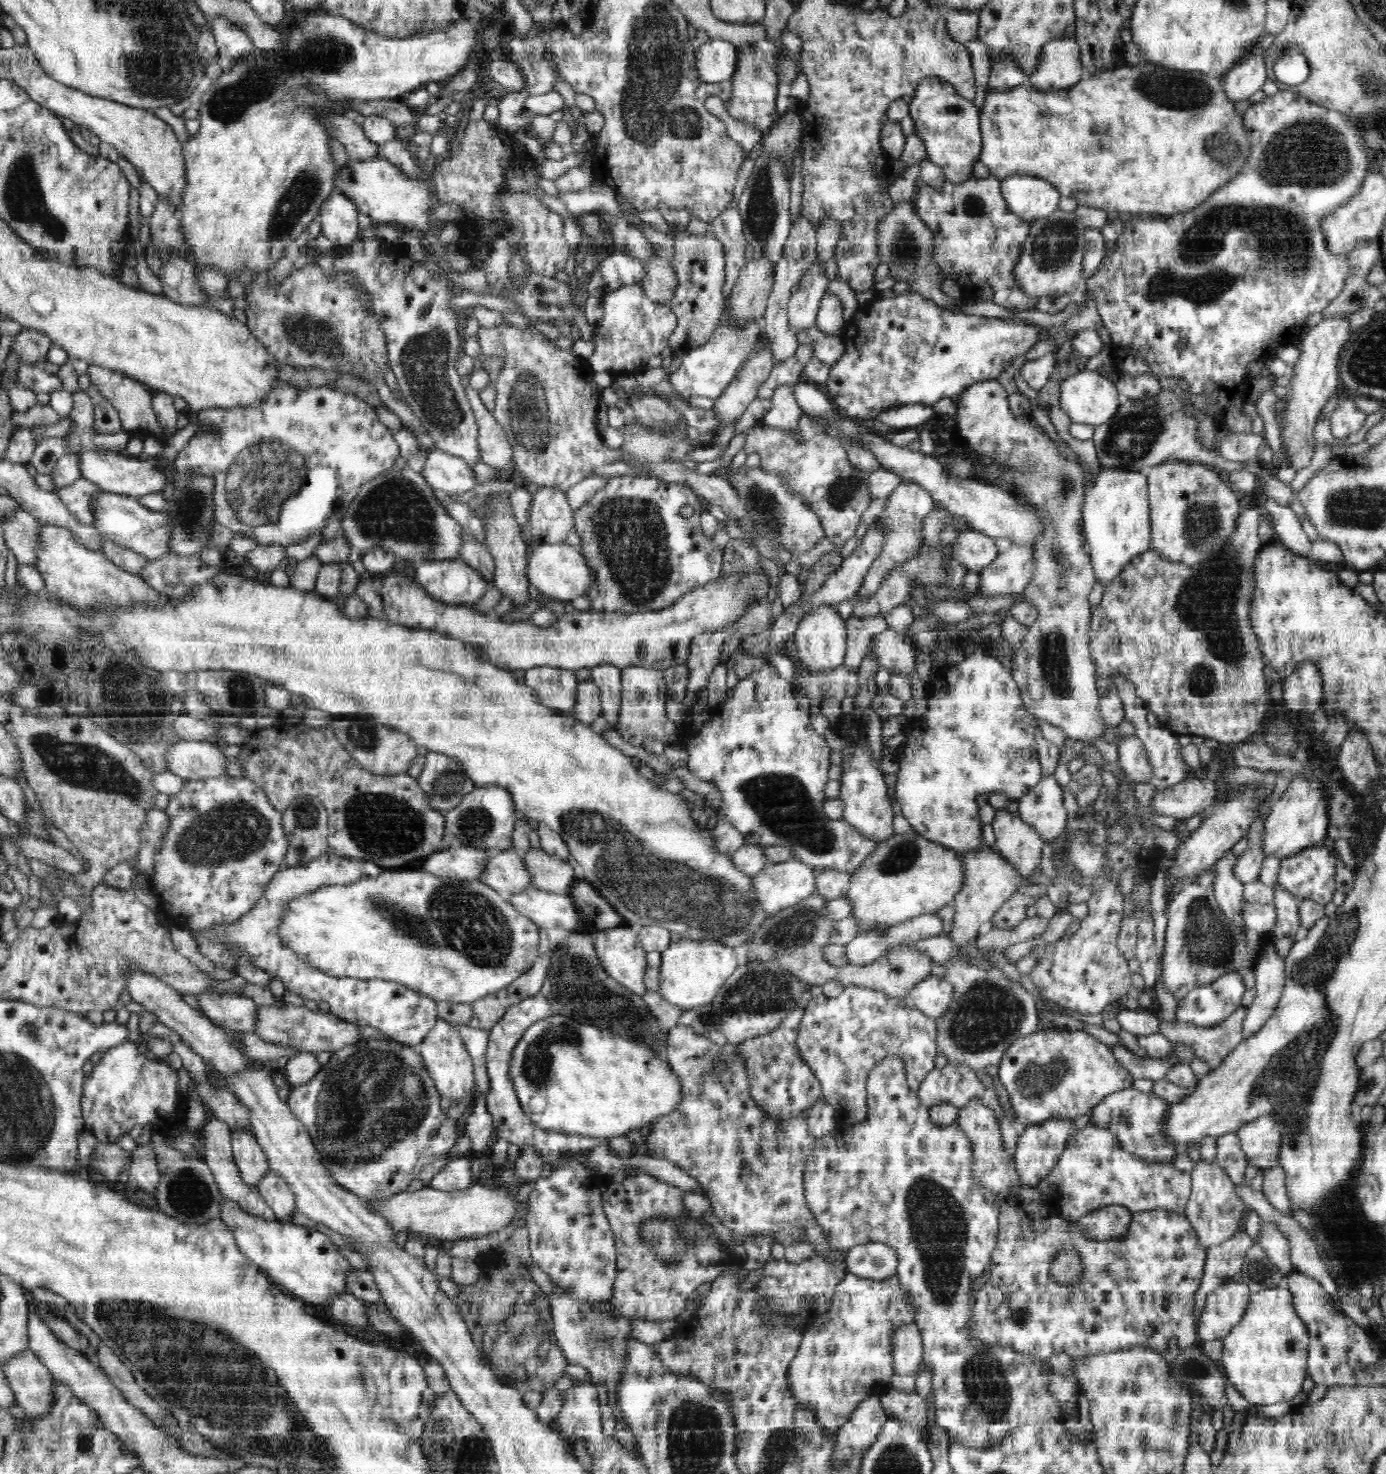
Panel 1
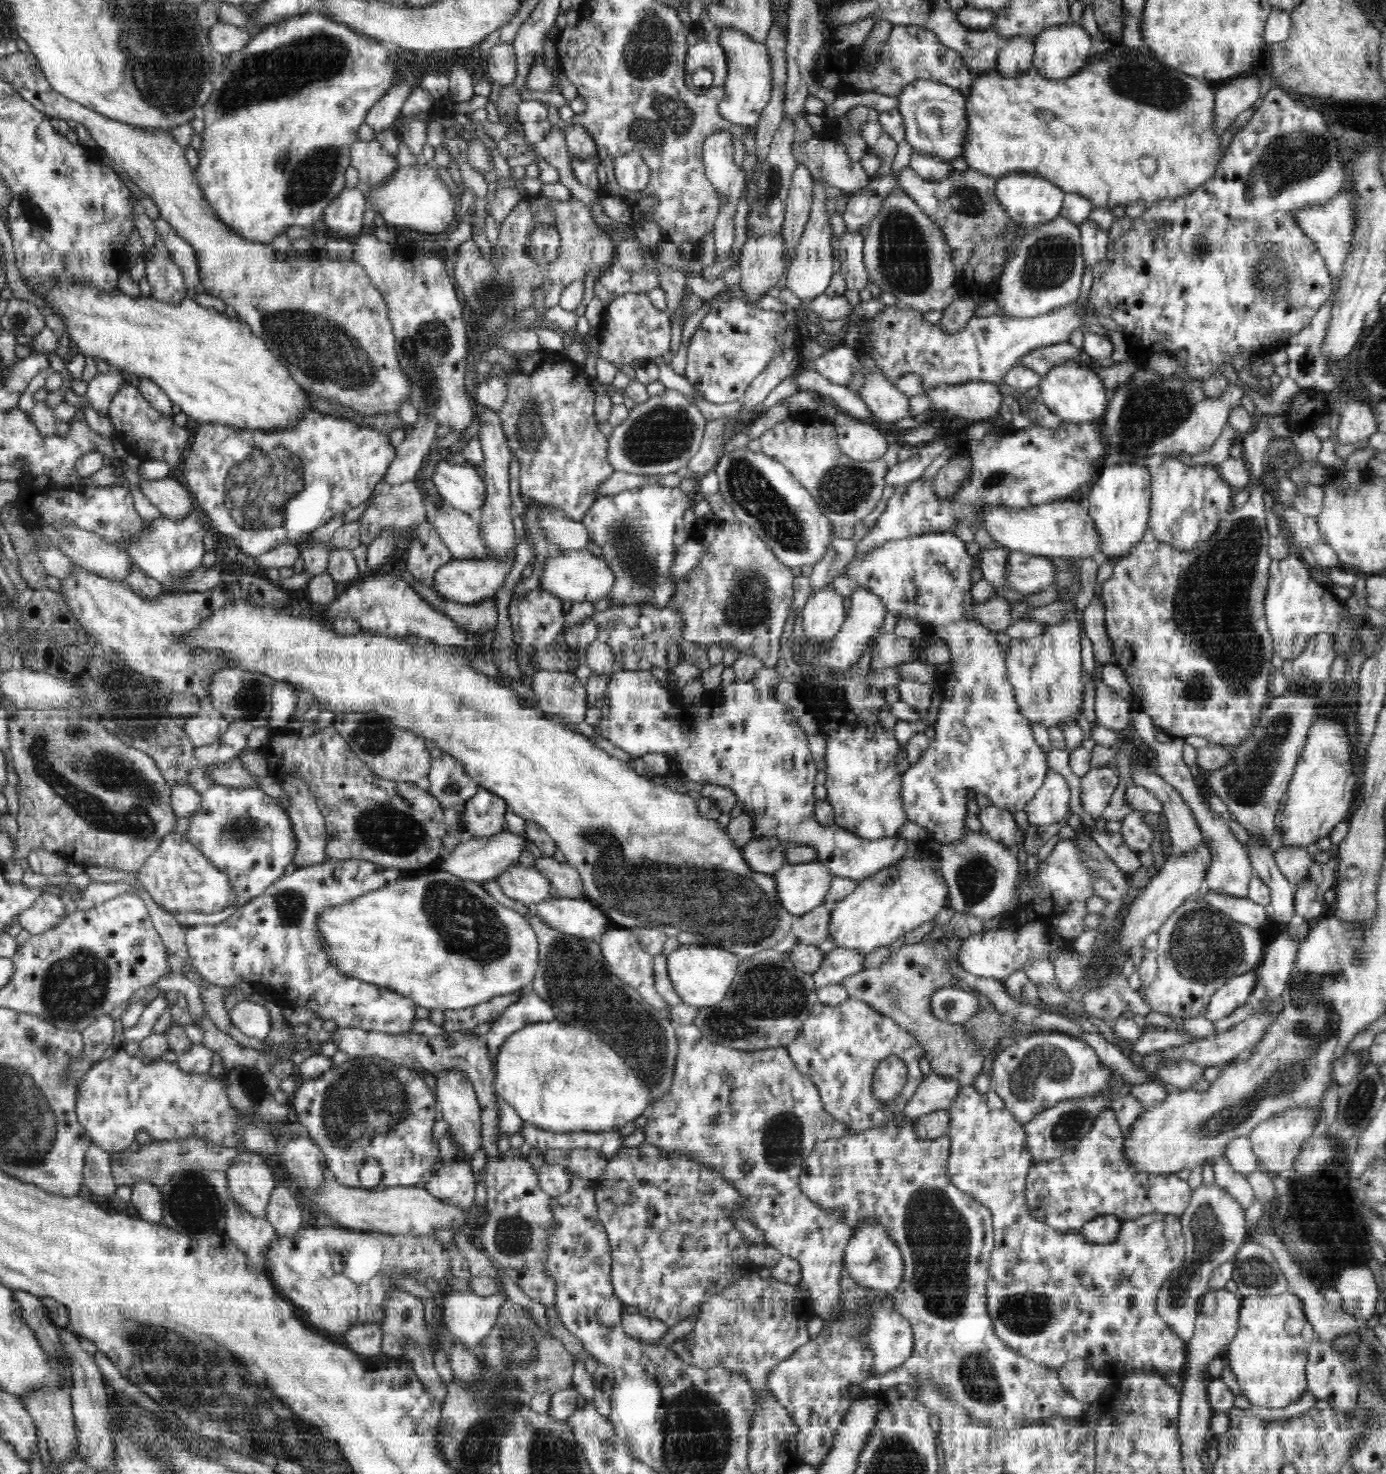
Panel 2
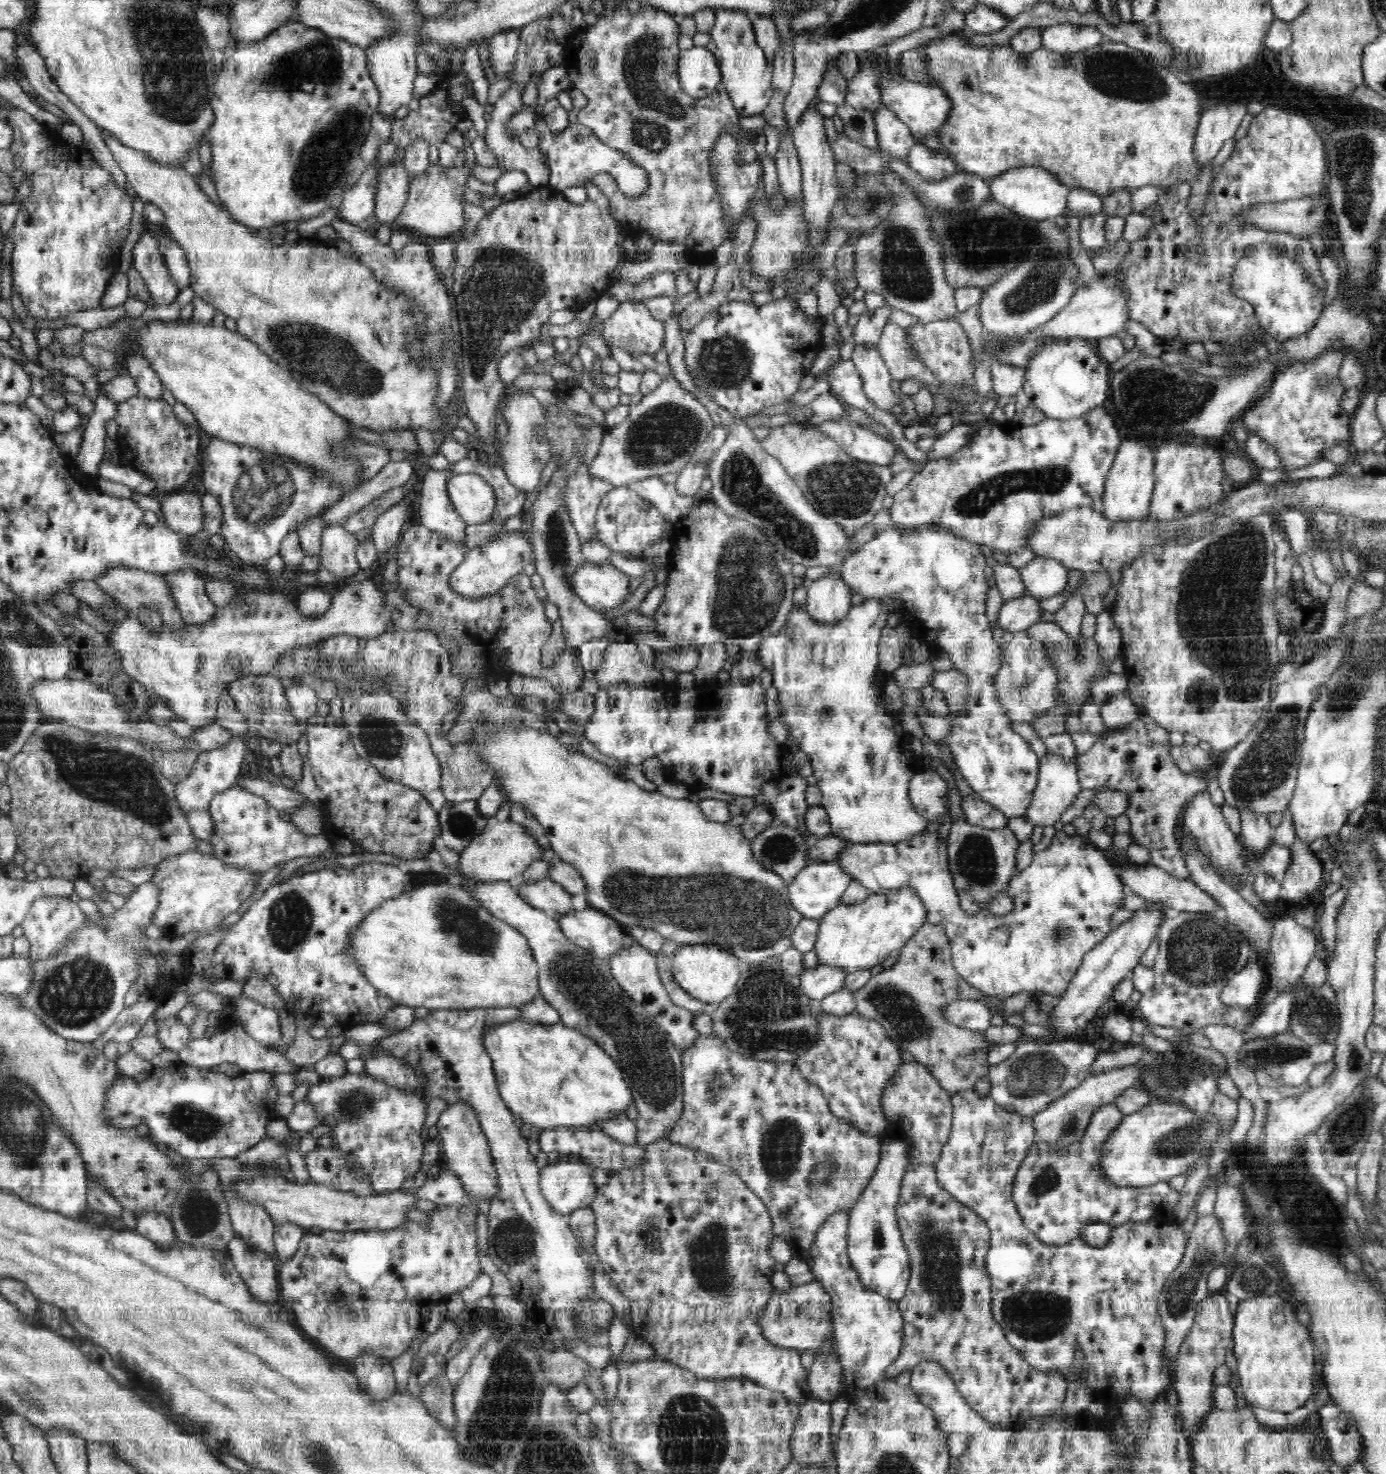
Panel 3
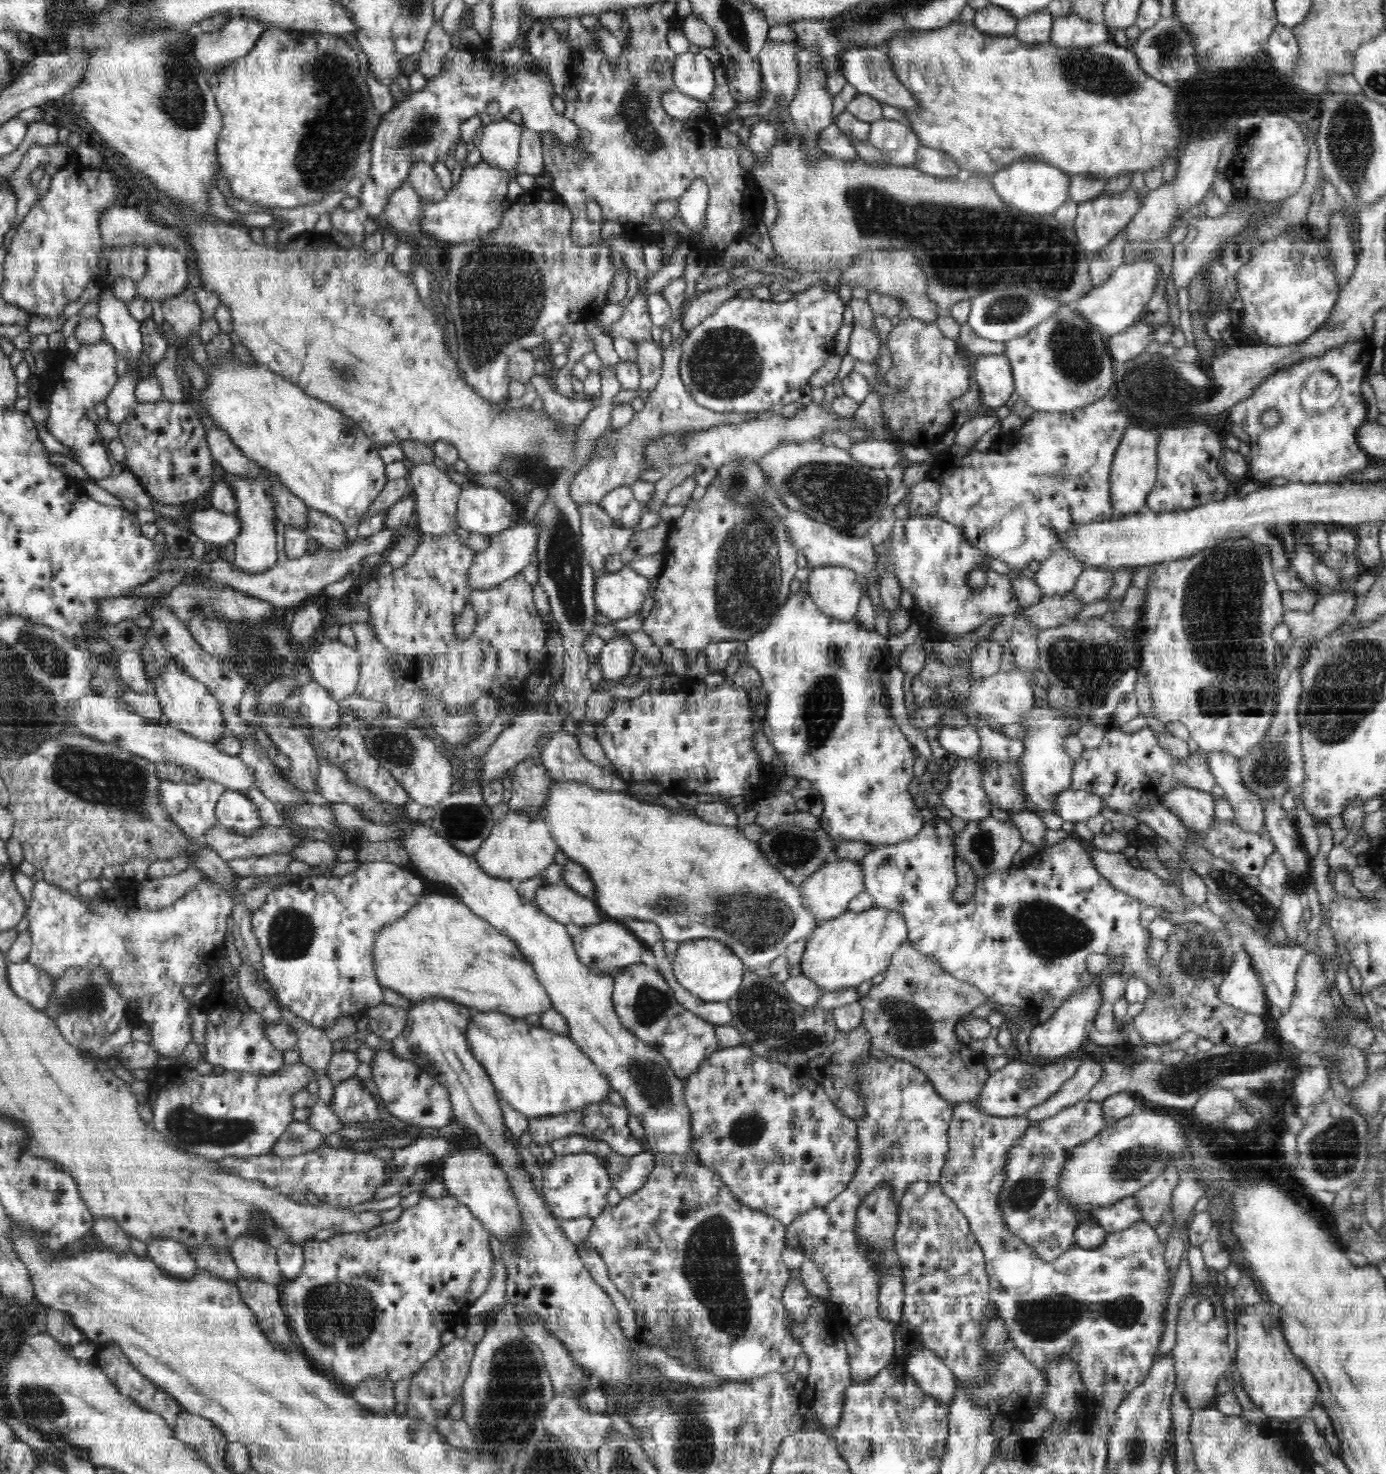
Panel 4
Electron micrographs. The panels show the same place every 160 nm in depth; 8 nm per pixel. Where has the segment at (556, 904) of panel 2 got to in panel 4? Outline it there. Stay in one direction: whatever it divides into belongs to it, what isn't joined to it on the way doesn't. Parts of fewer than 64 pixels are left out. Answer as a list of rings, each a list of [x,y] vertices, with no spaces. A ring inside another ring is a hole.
[[[608,919],[608,922],[600,922],[594,926],[582,926],[583,931],[572,937],[575,951],[580,962],[585,964],[596,974],[612,973],[612,970],[620,972],[626,966],[642,962],[642,954],[647,948],[634,936],[620,921]]]

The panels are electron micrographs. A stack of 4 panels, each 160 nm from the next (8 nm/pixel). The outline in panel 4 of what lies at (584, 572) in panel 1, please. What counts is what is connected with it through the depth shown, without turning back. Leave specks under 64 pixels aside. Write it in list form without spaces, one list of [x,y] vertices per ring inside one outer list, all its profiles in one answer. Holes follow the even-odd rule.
[[[624,566],[618,572],[606,572],[595,578],[594,602],[597,612],[611,620],[622,620],[638,614],[650,592],[650,580],[640,575],[634,569]]]

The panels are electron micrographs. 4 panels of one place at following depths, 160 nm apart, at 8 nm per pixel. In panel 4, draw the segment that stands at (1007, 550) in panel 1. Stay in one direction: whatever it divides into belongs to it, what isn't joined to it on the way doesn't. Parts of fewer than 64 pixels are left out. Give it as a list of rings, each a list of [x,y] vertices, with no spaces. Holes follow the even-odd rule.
[[[1062,548],[1040,562],[1033,580],[1042,589],[1042,594],[1063,595],[1073,590],[1083,569],[1084,563],[1076,559],[1072,551]]]

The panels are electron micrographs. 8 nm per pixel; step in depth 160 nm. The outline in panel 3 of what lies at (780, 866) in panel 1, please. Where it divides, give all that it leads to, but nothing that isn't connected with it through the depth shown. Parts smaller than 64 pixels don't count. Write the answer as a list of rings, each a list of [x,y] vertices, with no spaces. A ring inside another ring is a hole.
[[[812,861],[794,881],[788,885],[791,905],[805,918],[822,918],[826,912],[842,904],[842,896],[853,879],[842,869],[838,861]]]

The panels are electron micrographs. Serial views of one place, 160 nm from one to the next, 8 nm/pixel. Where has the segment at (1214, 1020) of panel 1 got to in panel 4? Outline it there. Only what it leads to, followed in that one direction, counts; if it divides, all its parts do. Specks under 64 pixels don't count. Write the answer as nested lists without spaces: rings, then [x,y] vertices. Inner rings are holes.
[[[1241,950],[1234,955],[1231,967],[1225,972],[1218,989],[1222,1002],[1242,1013],[1263,1016],[1266,1012],[1266,995],[1259,974],[1253,967],[1250,955]]]

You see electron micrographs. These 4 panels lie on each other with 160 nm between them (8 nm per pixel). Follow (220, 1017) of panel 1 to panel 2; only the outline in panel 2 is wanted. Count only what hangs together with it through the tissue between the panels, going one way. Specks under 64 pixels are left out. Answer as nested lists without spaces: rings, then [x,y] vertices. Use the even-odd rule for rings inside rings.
[[[241,1001],[229,1011],[232,1024],[236,1025],[246,1036],[264,1040],[272,1030],[272,1018],[267,1006]]]

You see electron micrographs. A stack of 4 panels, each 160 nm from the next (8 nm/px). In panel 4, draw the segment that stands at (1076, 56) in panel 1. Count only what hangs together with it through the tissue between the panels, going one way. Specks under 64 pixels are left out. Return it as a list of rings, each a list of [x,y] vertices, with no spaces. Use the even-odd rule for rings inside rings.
[[[1078,15],[1055,19],[1050,42],[1059,47],[1089,47],[1106,42],[1110,34],[1105,24],[1082,20]]]

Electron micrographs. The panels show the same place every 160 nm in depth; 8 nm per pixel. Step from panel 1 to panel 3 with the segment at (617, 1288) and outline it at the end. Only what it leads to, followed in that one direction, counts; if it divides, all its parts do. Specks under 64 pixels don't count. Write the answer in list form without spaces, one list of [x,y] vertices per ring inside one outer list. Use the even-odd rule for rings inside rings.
[[[668,1139],[658,1140],[644,1146],[644,1162],[640,1166],[624,1168],[624,1170],[618,1170],[609,1175],[608,1184],[600,1186],[596,1190],[592,1211],[596,1216],[595,1253],[610,1276],[612,1285],[616,1286],[630,1303],[631,1321],[635,1326],[634,1332],[642,1336],[654,1349],[657,1358],[677,1364],[704,1379],[750,1379],[760,1386],[784,1393],[789,1404],[796,1407],[807,1403],[808,1399],[814,1399],[807,1386],[808,1372],[803,1369],[800,1352],[773,1346],[768,1343],[768,1339],[762,1333],[762,1327],[758,1320],[760,1320],[762,1310],[766,1308],[774,1290],[771,1279],[775,1274],[775,1260],[768,1253],[768,1249],[774,1240],[775,1228],[762,1199],[753,1190],[750,1190],[748,1185],[731,1168],[702,1155],[696,1149],[686,1148],[670,1142]]]

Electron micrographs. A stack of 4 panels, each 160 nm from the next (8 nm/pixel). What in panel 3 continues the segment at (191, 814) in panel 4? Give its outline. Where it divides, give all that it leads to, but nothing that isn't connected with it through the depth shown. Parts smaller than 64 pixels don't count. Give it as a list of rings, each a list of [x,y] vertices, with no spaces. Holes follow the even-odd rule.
[[[248,732],[242,739],[233,737],[225,748],[219,750],[200,751],[193,772],[182,782],[175,784],[174,795],[176,795],[178,807],[184,814],[192,810],[208,811],[211,799],[216,794],[236,786],[242,772],[242,764],[249,759],[248,742],[253,734],[253,732]]]

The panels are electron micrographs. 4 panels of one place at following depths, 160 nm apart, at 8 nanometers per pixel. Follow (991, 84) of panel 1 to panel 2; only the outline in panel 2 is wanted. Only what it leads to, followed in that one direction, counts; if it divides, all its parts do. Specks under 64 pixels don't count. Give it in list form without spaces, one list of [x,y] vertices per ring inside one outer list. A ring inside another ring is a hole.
[[[1012,37],[1004,41],[995,68],[1006,77],[1017,77],[1032,68],[1035,54],[1034,41],[1024,37]]]

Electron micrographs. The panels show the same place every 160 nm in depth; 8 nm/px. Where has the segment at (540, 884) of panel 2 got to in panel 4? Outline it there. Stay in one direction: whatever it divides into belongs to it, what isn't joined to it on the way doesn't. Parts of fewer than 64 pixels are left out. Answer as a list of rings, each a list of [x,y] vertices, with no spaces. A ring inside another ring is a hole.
[[[562,882],[557,885],[545,883],[540,887],[535,904],[552,919],[565,925],[572,922],[580,927],[594,926],[611,919],[601,912],[593,900],[579,895]]]

